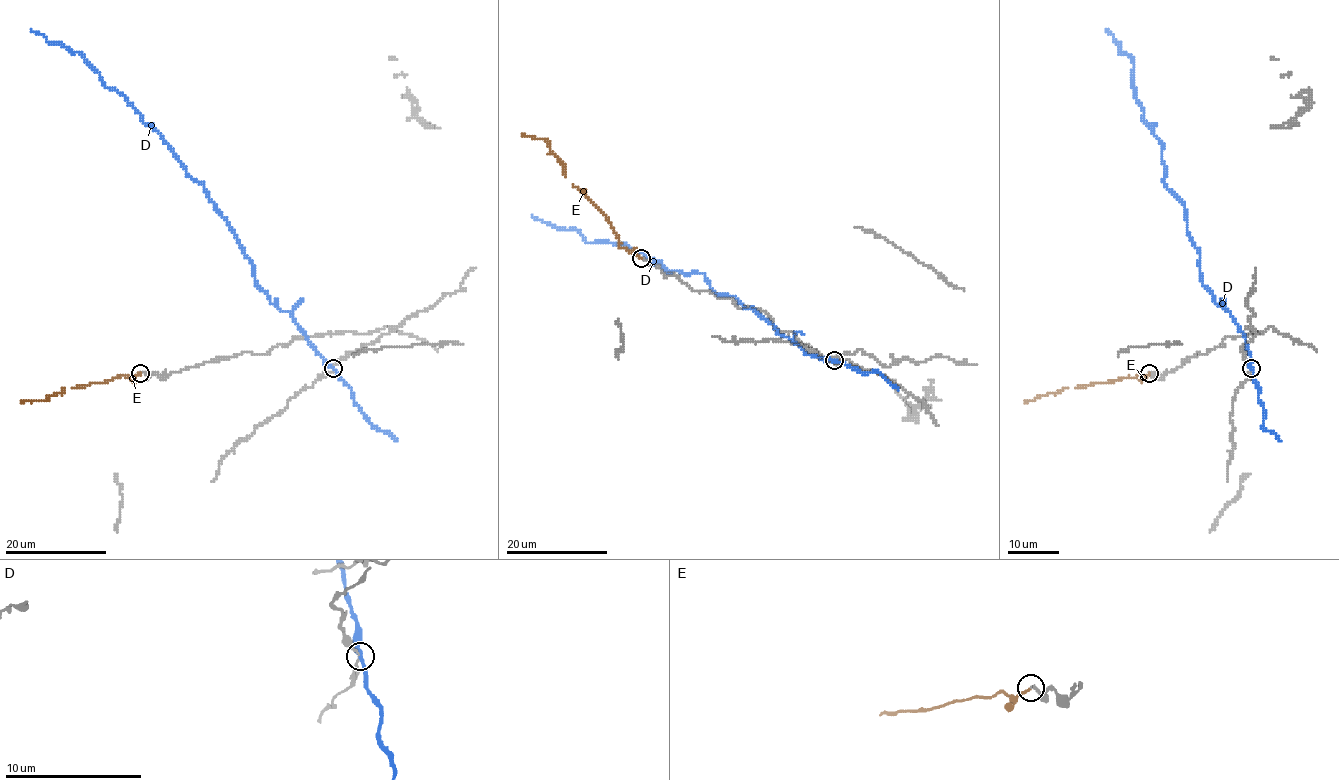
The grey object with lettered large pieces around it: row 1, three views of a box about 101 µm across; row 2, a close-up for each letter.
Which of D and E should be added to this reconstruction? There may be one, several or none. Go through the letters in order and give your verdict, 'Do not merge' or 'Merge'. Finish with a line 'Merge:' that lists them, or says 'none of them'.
D: Do not merge
E: Merge
Merge: E

